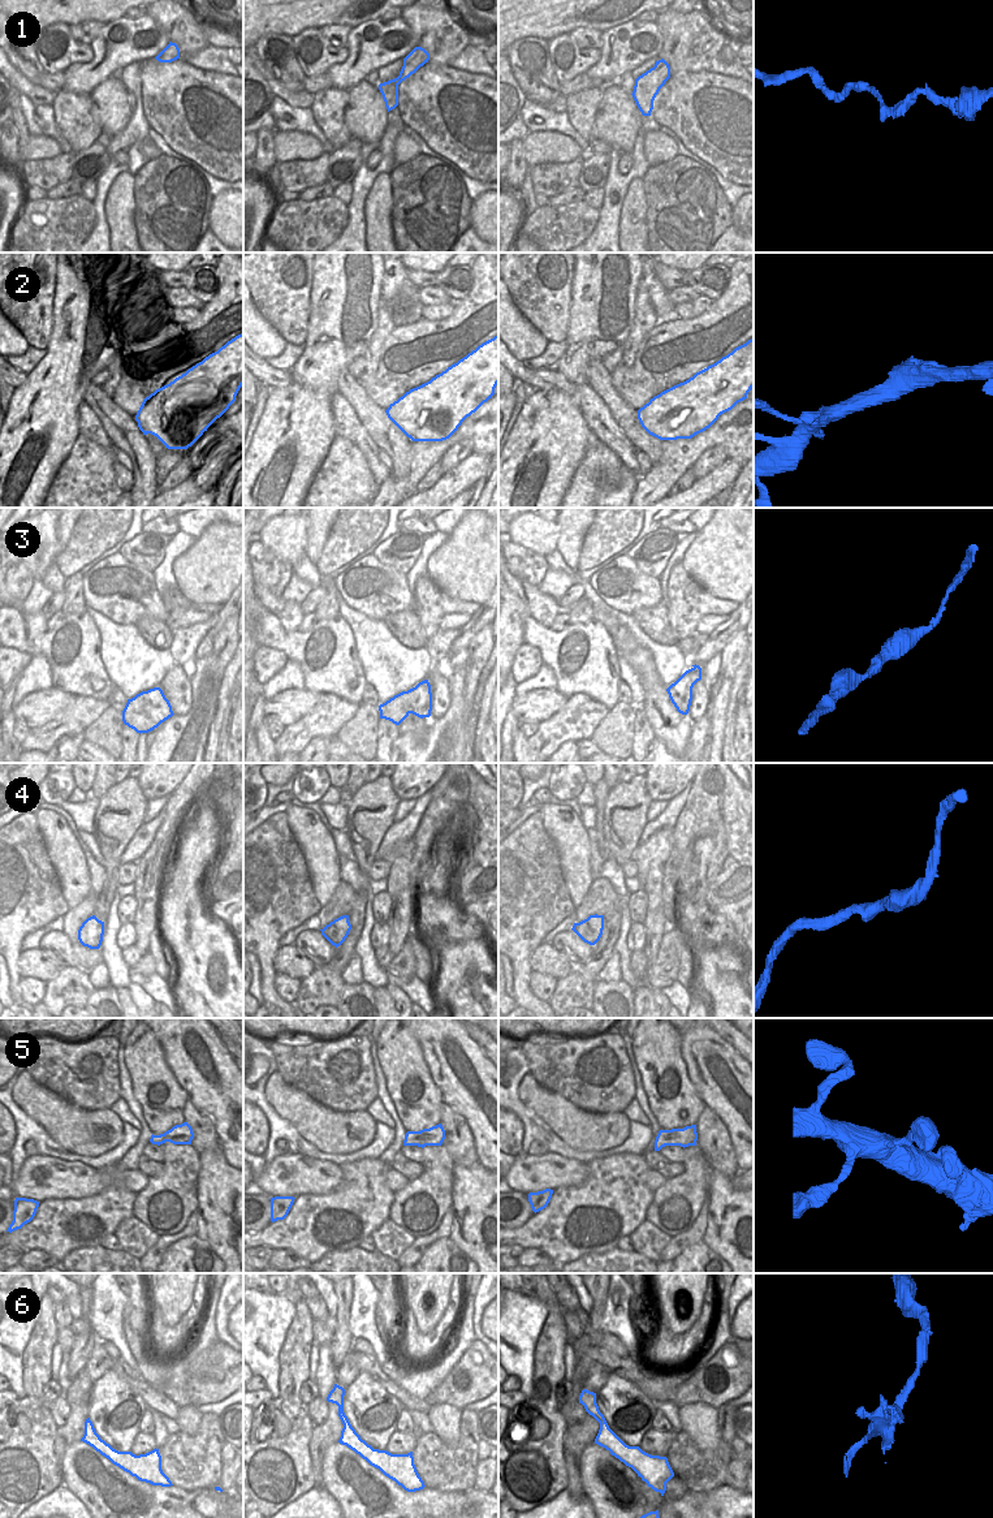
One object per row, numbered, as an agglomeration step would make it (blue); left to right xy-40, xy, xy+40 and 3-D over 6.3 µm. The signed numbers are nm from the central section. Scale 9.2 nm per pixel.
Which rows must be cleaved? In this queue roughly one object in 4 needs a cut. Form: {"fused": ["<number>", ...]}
{"fused": ["2", "6"]}

